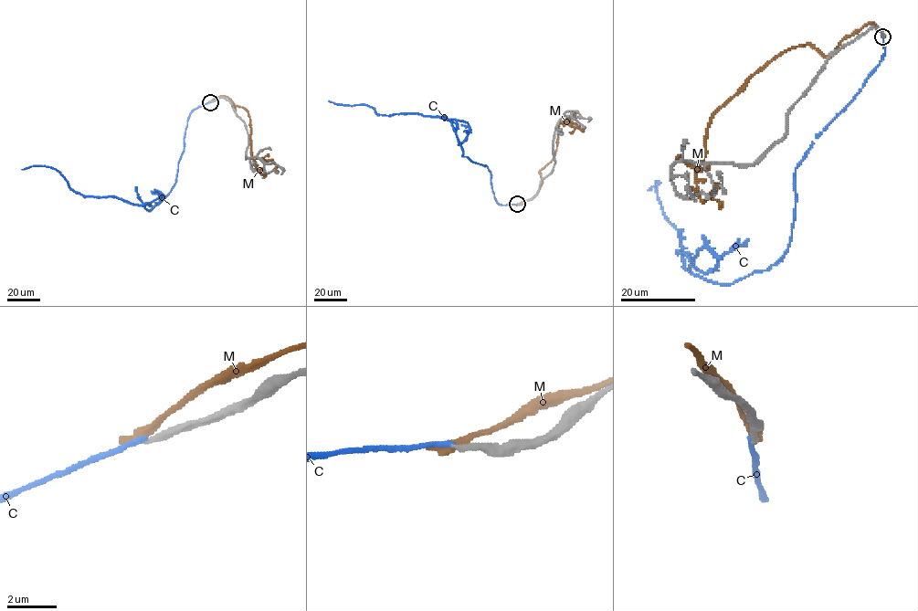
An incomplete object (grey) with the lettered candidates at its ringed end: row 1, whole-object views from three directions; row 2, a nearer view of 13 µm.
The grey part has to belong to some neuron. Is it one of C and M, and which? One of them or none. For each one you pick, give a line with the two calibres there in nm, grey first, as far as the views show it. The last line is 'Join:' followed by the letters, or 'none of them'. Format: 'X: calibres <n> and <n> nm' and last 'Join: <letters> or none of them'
Join: none of them

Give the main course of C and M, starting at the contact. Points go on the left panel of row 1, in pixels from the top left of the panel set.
C: (210, 102), (190, 114), (176, 182), (150, 211), (113, 196), (76, 193), (51, 167), (34, 165), (21, 170)
M: (211, 101), (225, 95), (234, 110), (232, 105), (237, 105), (247, 111), (255, 166), (261, 173), (278, 172)

